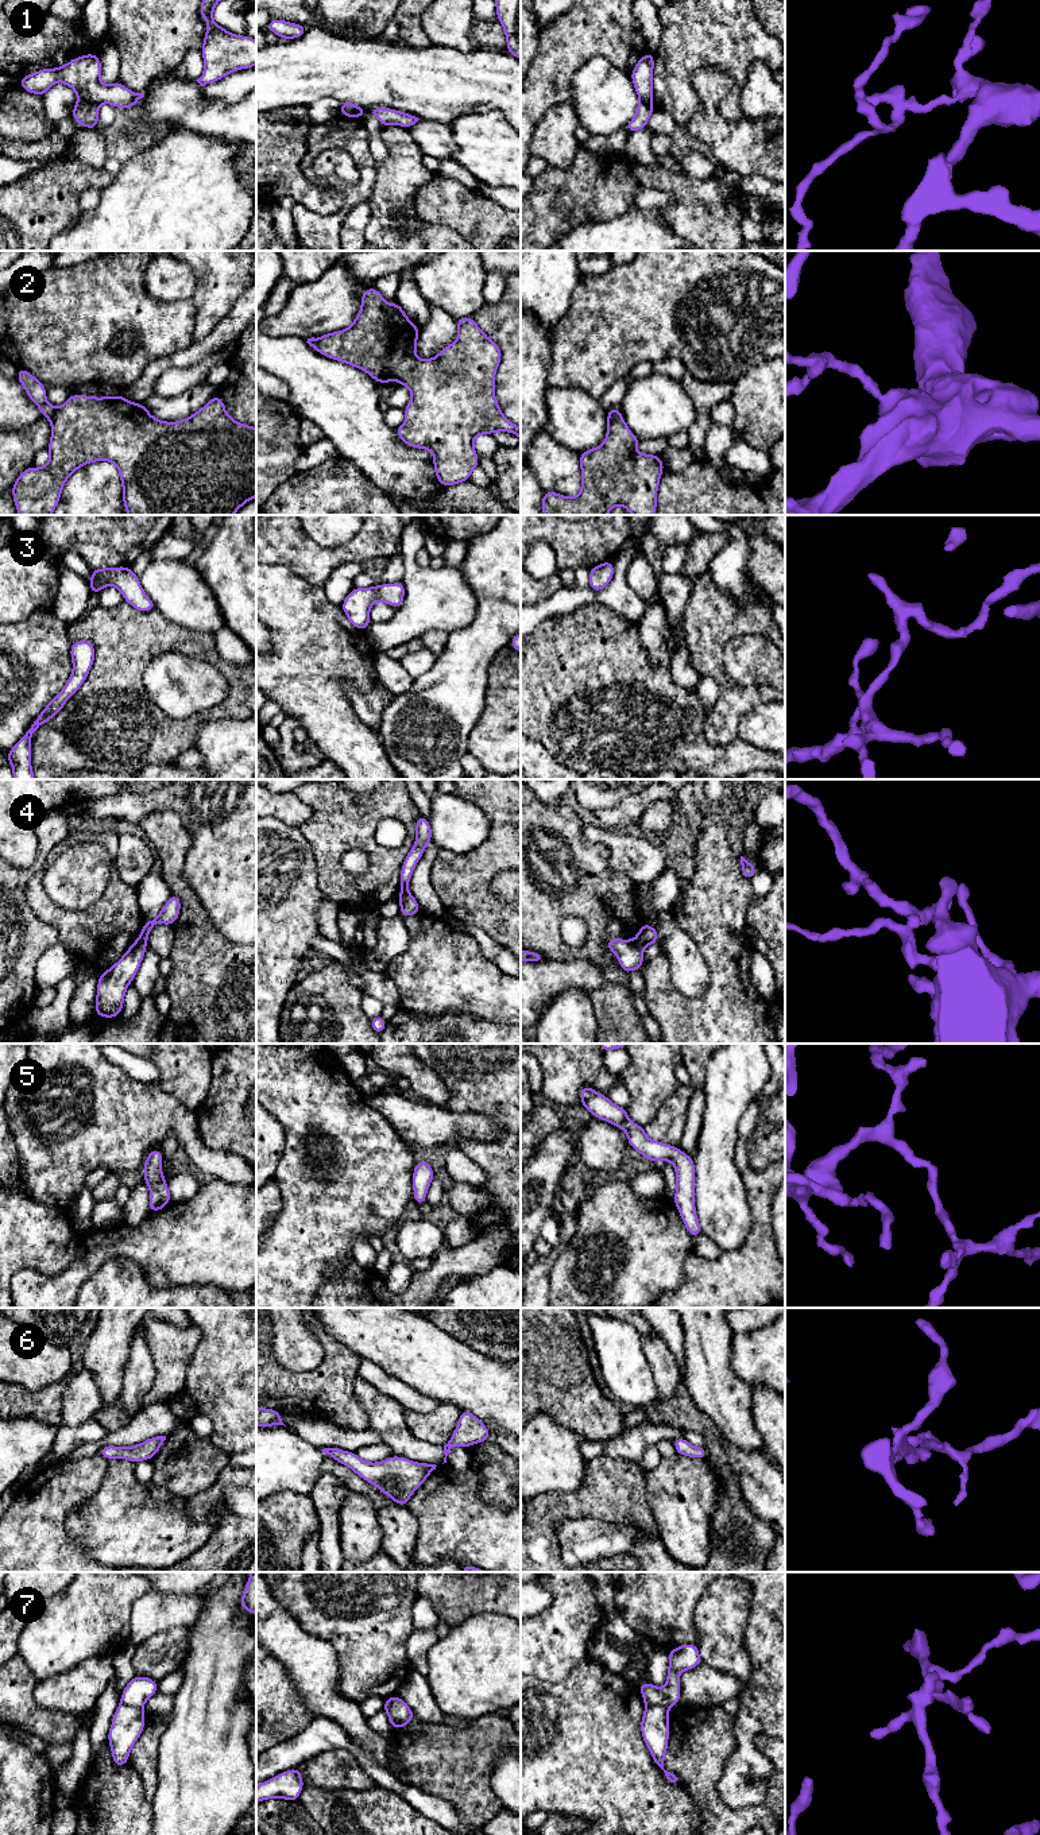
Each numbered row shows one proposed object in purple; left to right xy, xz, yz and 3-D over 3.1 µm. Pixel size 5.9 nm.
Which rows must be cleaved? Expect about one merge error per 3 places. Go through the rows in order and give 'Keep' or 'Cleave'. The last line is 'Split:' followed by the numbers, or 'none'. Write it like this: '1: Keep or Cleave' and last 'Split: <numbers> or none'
1: Cleave
2: Cleave
3: Keep
4: Cleave
5: Keep
6: Keep
7: Cleave
Split: 1, 2, 4, 7

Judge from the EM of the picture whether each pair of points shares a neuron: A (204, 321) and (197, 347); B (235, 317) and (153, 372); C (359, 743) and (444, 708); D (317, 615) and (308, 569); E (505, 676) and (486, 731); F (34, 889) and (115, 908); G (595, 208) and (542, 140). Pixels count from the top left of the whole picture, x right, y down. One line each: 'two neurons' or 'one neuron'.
A: two neurons
B: one neuron
C: two neurons
D: two neurons
E: one neuron
F: one neuron
G: two neurons

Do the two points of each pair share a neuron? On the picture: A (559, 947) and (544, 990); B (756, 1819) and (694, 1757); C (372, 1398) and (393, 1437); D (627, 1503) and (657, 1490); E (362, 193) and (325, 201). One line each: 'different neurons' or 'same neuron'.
A: different neurons
B: same neuron
C: same neuron
D: different neurons
E: different neurons

